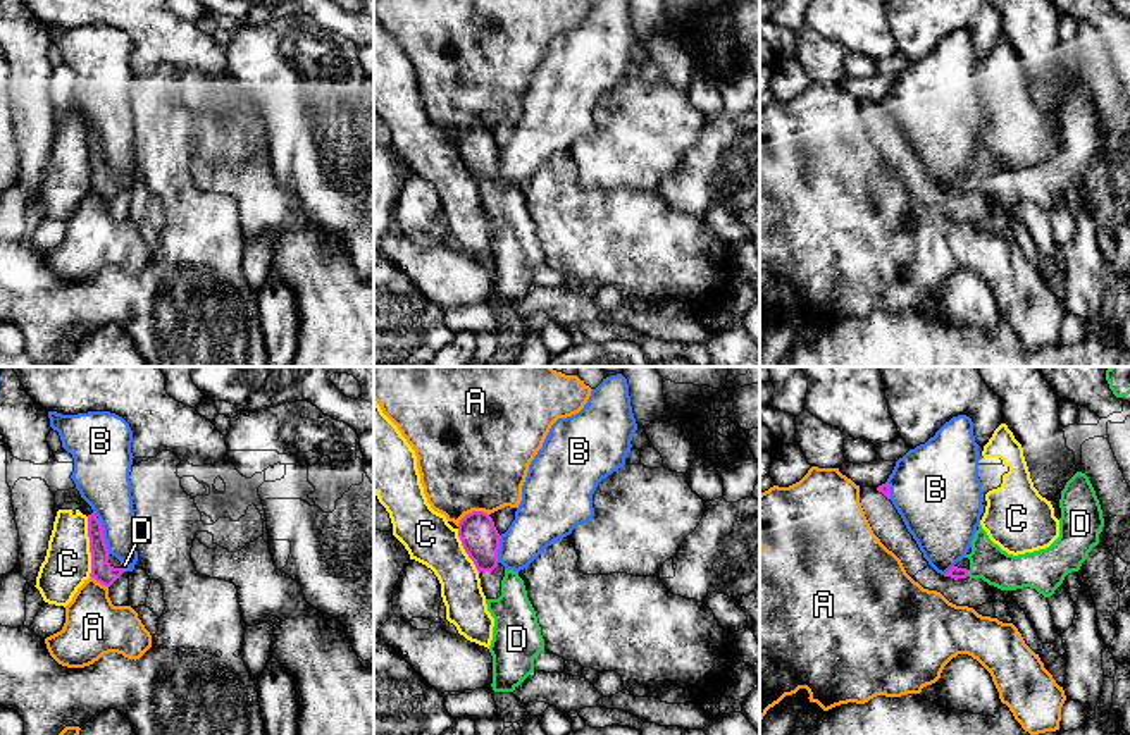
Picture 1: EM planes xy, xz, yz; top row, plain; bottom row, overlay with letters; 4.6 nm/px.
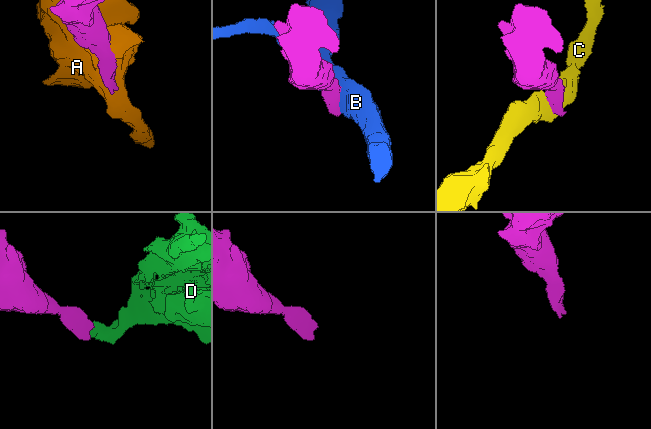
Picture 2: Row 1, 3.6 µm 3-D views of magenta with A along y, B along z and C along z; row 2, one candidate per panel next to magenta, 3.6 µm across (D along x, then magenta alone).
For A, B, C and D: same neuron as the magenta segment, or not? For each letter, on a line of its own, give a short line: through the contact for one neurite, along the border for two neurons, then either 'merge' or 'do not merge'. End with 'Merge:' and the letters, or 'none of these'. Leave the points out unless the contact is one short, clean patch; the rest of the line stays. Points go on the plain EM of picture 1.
A: do not merge
B: do not merge
C: do not merge
D: line yz (955, 186), (967, 188), (975, 186), (987, 176); merge
Merge: D

